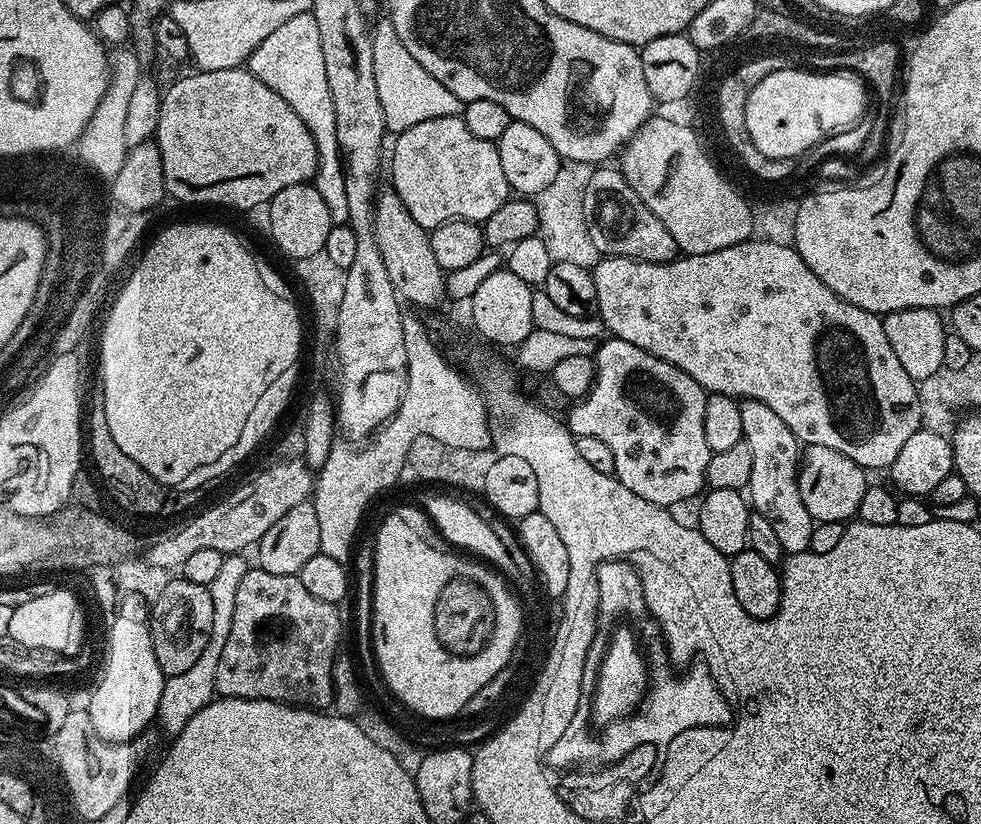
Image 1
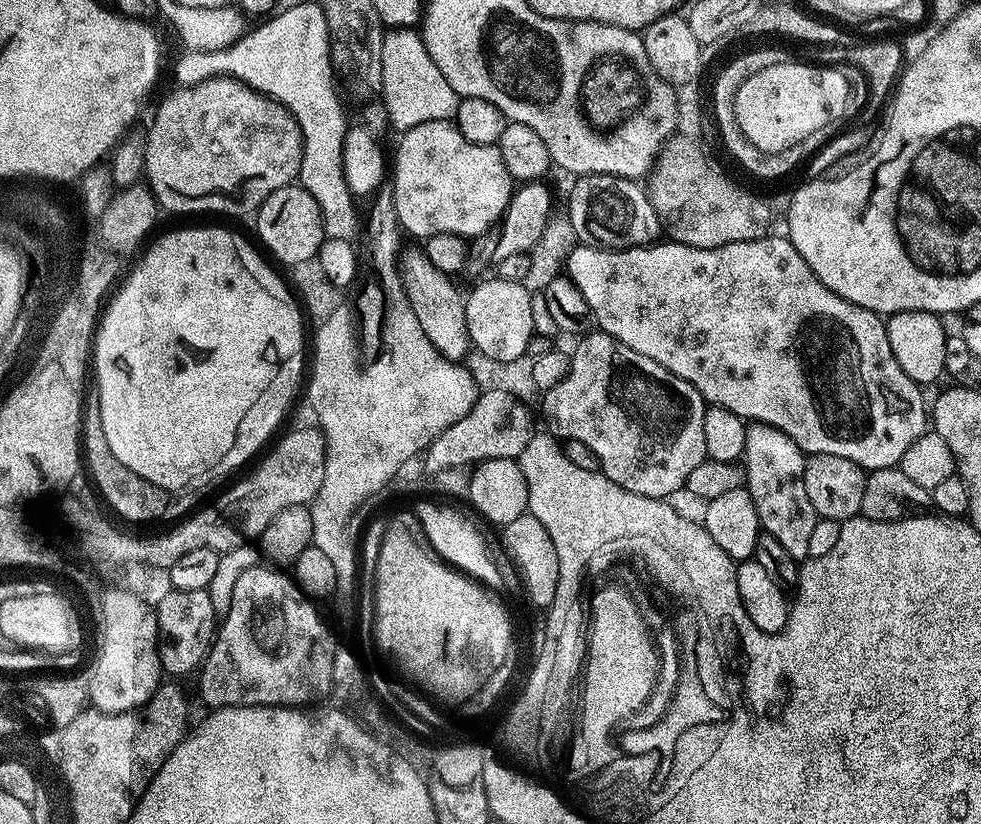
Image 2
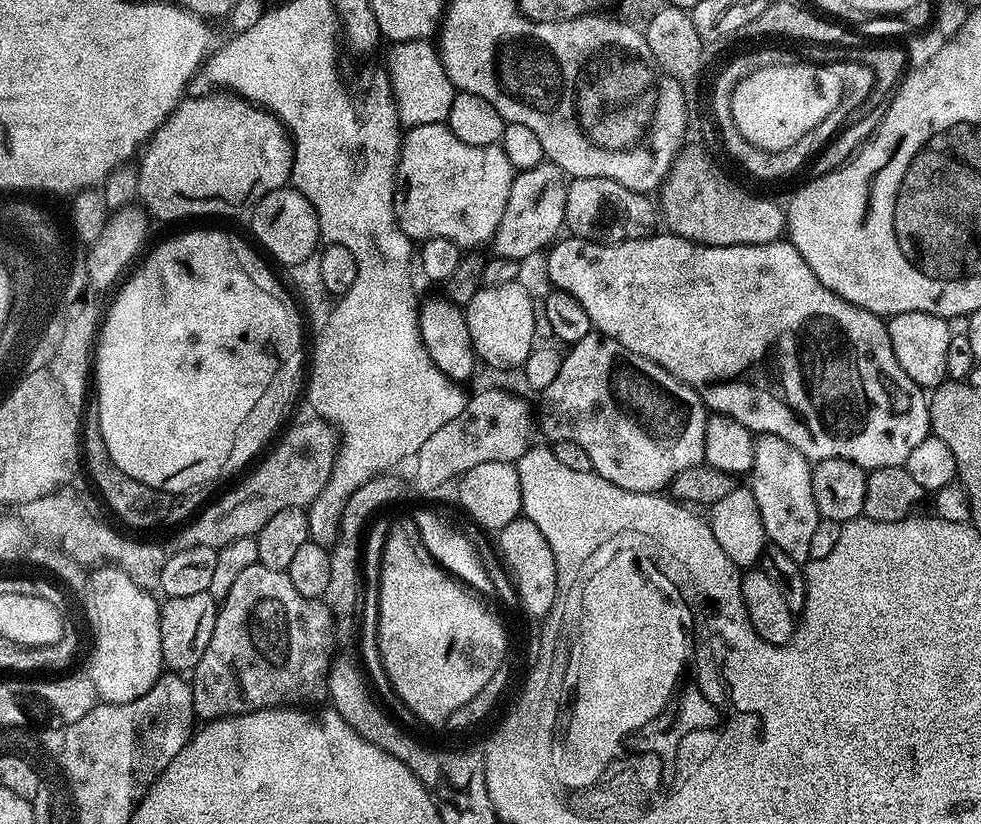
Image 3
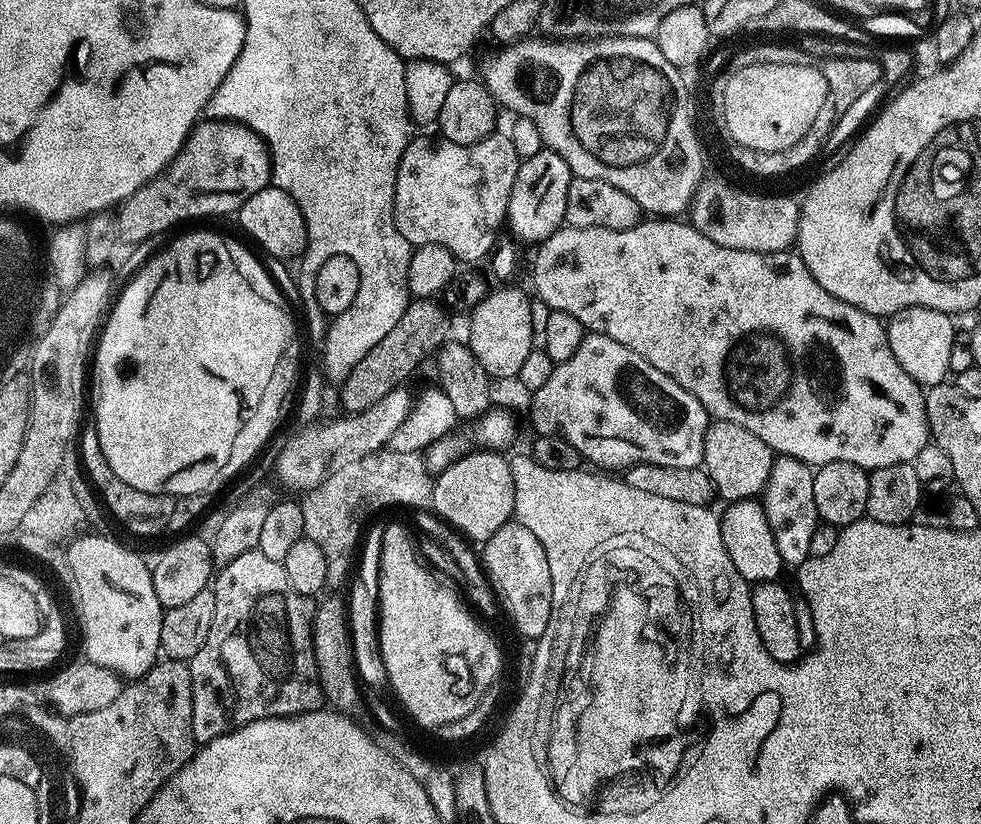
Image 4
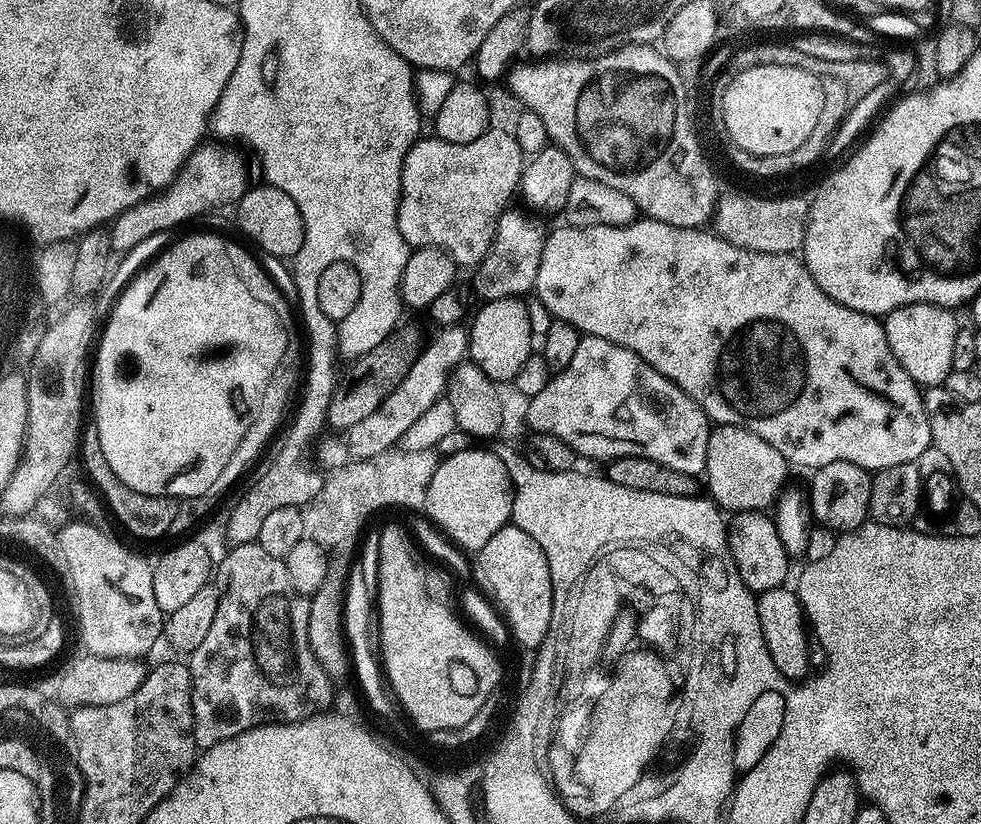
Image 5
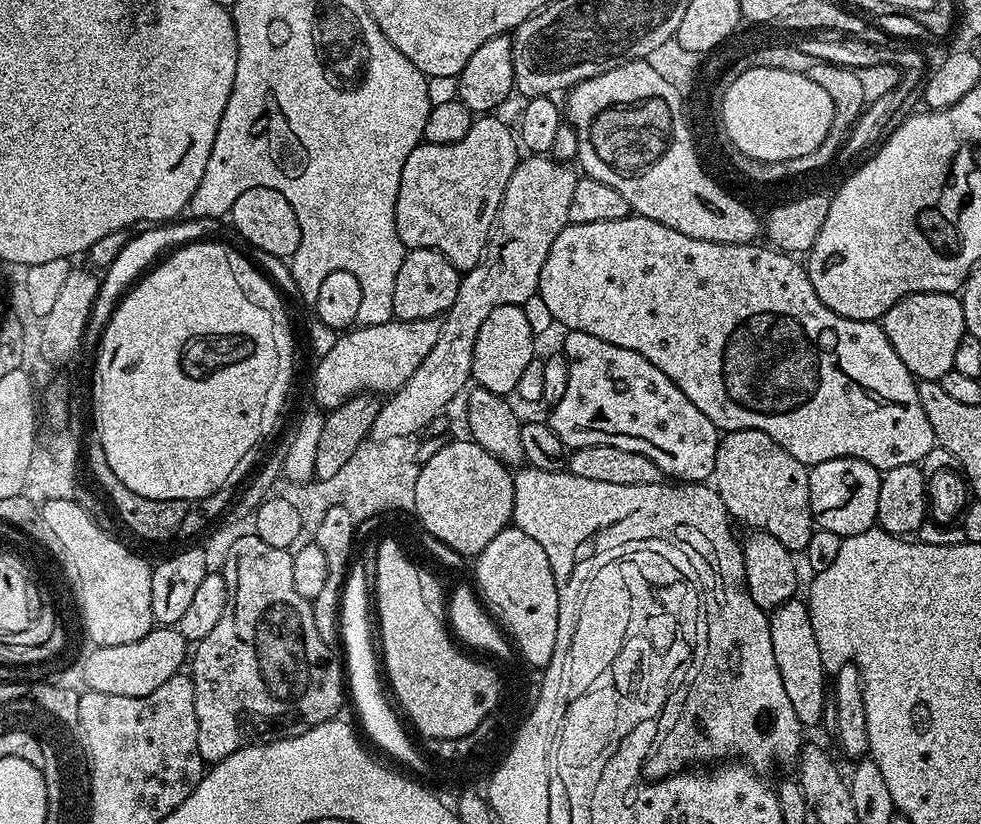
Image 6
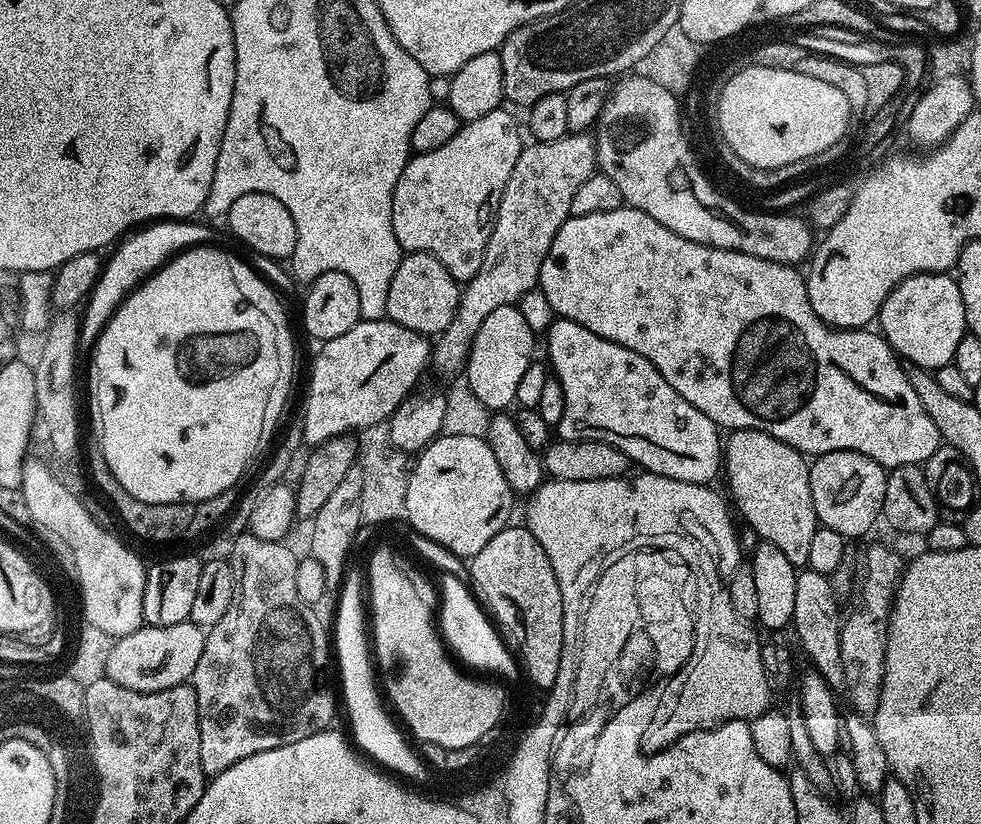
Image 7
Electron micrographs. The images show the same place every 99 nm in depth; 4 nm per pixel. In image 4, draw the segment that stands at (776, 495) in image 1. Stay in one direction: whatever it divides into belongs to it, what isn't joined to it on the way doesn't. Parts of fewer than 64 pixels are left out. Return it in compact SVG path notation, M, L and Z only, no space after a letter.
M777 455L772 461L768 480L764 483L762 503L766 510L766 522L770 522L770 534L778 542L778 554L785 566L802 566L810 556L810 537L821 523L814 506L814 472L793 456Z

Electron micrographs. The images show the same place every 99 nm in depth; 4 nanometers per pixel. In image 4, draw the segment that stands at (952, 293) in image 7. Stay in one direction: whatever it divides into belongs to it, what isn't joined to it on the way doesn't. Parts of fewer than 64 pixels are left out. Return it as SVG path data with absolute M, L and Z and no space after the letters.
M910 306L887 317L888 341L890 350L894 350L894 358L898 358L898 366L910 374L917 384L931 386L942 384L949 379L950 346L954 346L957 325L952 325L953 317L942 310L934 310L926 306Z

